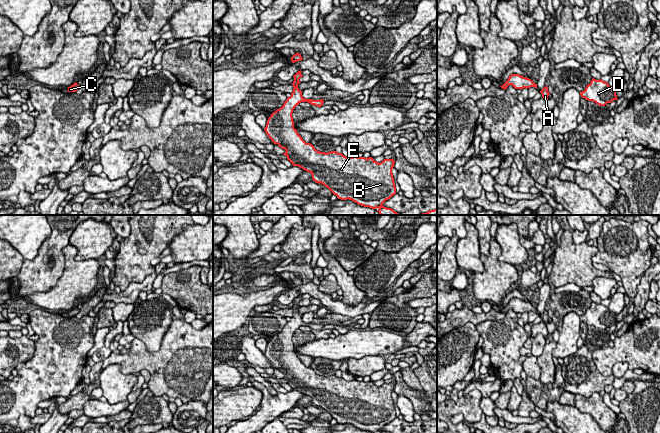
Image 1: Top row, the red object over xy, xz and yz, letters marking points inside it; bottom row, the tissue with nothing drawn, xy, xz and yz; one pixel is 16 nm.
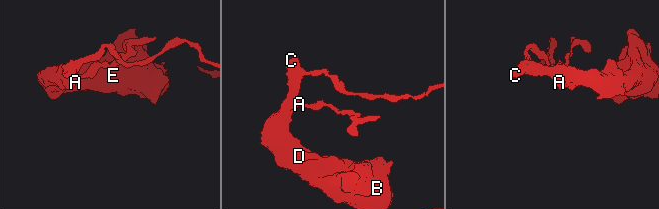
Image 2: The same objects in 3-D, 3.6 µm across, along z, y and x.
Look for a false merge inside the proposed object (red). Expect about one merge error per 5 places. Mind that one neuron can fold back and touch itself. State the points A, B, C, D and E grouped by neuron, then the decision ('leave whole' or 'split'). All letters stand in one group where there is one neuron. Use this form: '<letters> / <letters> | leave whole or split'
A B C D E | leave whole

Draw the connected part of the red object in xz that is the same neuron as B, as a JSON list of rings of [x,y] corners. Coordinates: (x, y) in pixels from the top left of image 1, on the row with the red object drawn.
[[[301,70],[293,77],[293,92],[283,106],[271,114],[264,128],[274,144],[285,149],[283,154],[293,166],[312,174],[316,183],[327,187],[338,199],[352,200],[358,205],[378,209],[380,215],[400,215],[383,203],[396,194],[392,174],[395,160],[376,162],[372,157],[346,157],[342,153],[320,152],[306,143],[294,128],[293,110],[301,102],[321,107],[323,99],[305,99],[299,90]]]

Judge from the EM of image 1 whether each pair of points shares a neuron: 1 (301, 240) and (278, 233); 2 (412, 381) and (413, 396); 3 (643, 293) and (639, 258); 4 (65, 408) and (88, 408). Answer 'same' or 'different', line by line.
1: different
2: different
3: different
4: different

